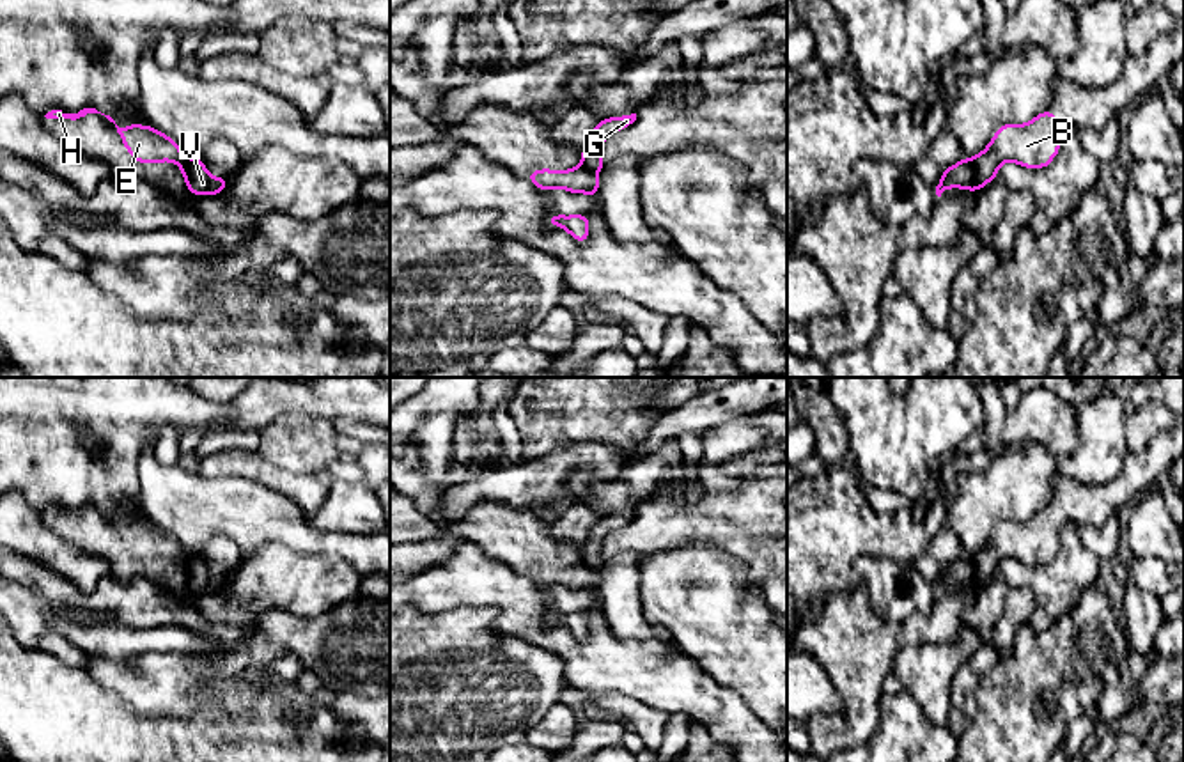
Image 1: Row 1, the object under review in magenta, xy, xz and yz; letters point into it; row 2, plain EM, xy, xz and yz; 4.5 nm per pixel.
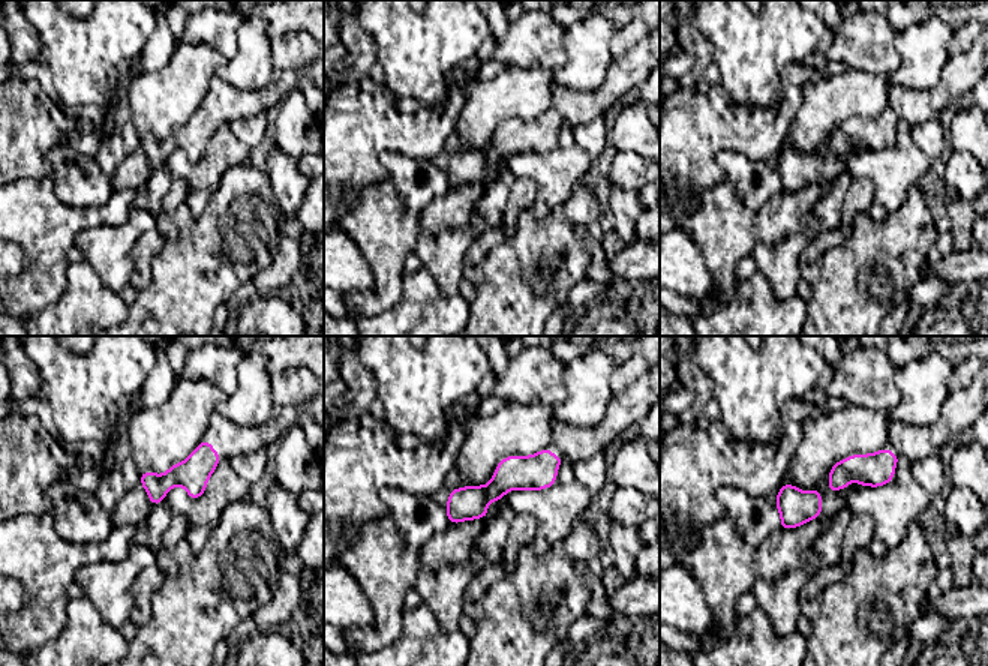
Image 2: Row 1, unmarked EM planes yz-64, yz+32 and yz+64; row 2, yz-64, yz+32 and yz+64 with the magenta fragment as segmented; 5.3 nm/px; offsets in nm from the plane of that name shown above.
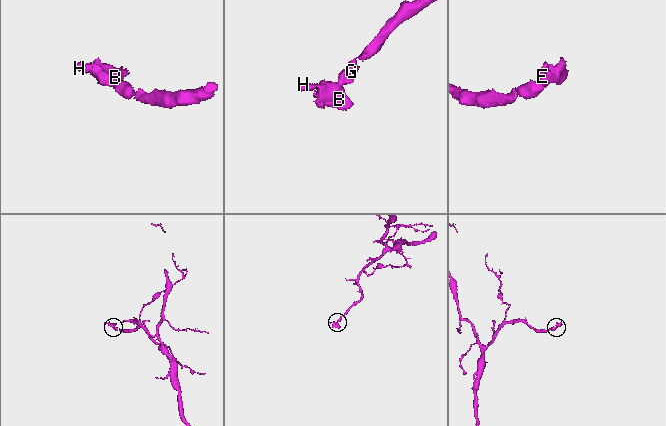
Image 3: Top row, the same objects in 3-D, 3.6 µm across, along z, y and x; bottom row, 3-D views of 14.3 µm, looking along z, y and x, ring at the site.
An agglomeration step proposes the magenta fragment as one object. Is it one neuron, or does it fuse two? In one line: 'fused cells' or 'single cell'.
fused cells

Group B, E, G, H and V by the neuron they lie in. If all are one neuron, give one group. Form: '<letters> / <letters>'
B E H / G V

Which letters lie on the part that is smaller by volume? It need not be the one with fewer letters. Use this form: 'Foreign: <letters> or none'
Foreign: B, E, H

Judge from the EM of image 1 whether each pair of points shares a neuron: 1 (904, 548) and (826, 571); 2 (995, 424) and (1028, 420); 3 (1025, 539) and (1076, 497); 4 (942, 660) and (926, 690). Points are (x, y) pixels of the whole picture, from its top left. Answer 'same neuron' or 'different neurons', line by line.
1: same neuron
2: same neuron
3: same neuron
4: same neuron

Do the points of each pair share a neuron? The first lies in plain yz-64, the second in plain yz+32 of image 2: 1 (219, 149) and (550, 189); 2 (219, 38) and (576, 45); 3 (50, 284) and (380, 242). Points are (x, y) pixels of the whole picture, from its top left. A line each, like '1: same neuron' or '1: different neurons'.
1: same neuron
2: different neurons
3: same neuron

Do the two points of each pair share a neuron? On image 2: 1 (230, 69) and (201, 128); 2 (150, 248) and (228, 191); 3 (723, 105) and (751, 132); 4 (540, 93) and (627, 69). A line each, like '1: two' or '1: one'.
1: two
2: two
3: one
4: two

